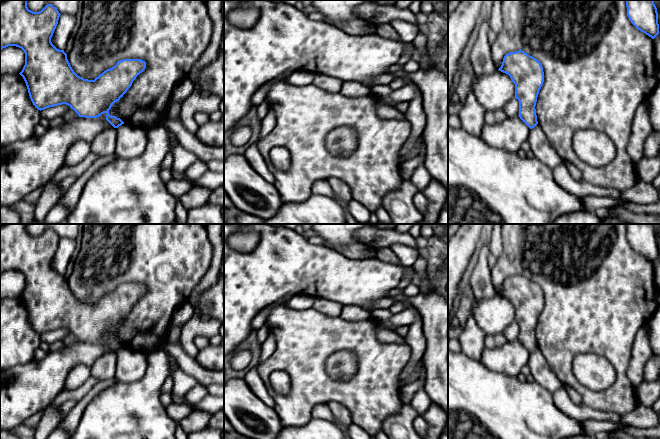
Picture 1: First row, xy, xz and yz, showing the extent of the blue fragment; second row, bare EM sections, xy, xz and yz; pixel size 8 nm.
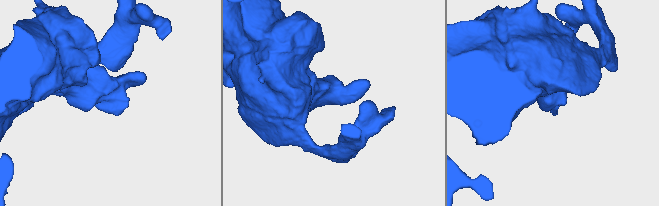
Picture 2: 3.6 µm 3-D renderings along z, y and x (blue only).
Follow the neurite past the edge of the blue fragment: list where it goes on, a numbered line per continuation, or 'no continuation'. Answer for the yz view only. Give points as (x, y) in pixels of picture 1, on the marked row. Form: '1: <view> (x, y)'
no continuation

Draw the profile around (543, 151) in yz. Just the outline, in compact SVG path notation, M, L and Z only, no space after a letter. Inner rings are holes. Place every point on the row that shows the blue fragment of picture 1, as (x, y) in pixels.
M539 124L530 129L527 141L530 144L530 148L535 158L552 170L555 169L562 162L560 156L550 145L546 135L544 134Z

